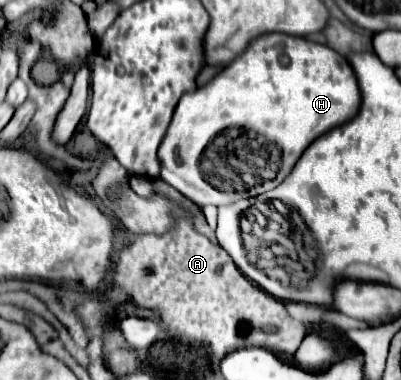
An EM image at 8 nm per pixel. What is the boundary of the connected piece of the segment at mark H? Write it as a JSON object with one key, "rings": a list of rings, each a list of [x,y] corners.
{"rings":[[[284,33],[262,35],[210,83],[194,93],[182,95],[168,133],[158,149],[162,165],[160,179],[200,207],[220,207],[242,199],[242,193],[238,191],[220,193],[214,189],[198,169],[204,147],[220,131],[228,127],[244,127],[280,147],[280,171],[270,179],[270,189],[274,189],[284,181],[314,139],[356,117],[360,101],[358,79],[346,57],[326,45],[302,37],[290,37]]]}

